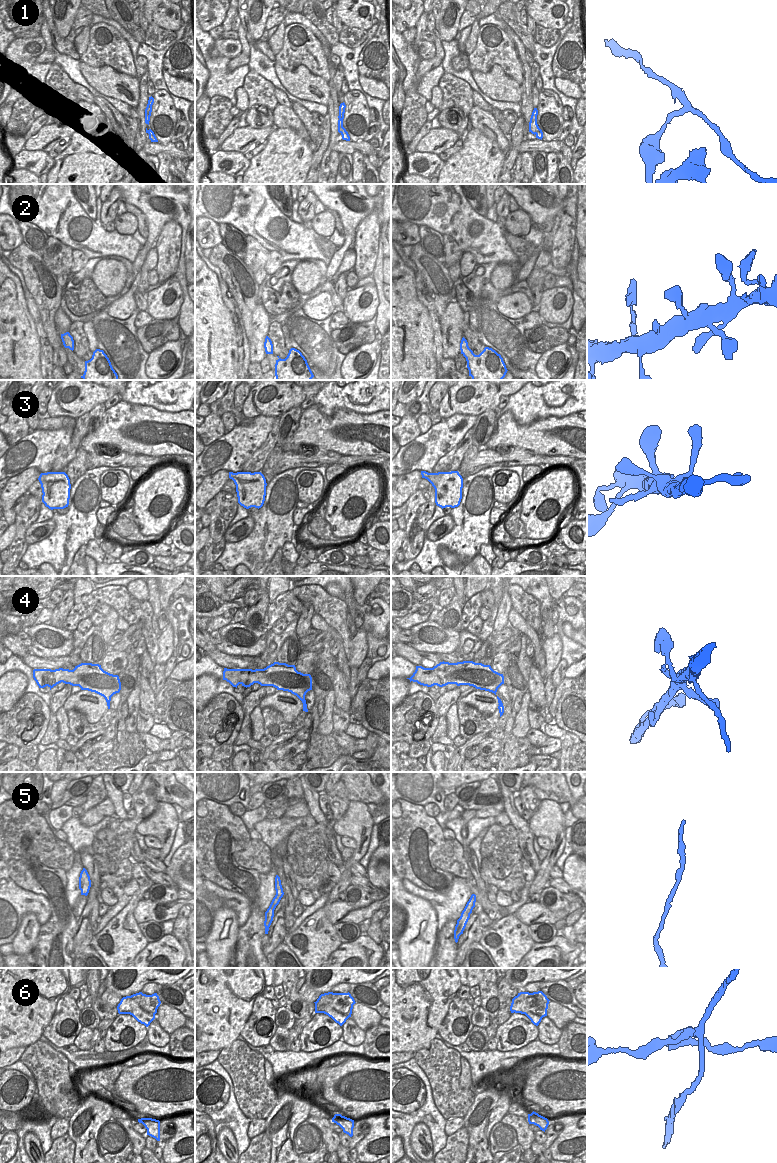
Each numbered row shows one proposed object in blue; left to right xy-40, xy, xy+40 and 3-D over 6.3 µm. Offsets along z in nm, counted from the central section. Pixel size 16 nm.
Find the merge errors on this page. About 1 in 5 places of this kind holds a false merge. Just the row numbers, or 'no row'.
1, 6.

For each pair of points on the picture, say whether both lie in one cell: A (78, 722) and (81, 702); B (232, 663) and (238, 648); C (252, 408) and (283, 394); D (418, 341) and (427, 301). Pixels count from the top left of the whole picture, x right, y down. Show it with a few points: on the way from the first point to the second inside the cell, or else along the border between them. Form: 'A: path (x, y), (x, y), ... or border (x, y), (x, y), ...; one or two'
A: border (66, 710), (78, 710), (90, 723), (102, 716); two
B: border (217, 648), (228, 654), (249, 655), (252, 657); two
C: path (260, 405), (277, 399); one
D: border (415, 286), (417, 299), (428, 311), (432, 330); two

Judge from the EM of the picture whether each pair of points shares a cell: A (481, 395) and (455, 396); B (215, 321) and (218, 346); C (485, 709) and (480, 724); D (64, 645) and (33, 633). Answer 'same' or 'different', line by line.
A: same
B: same
C: different
D: same

